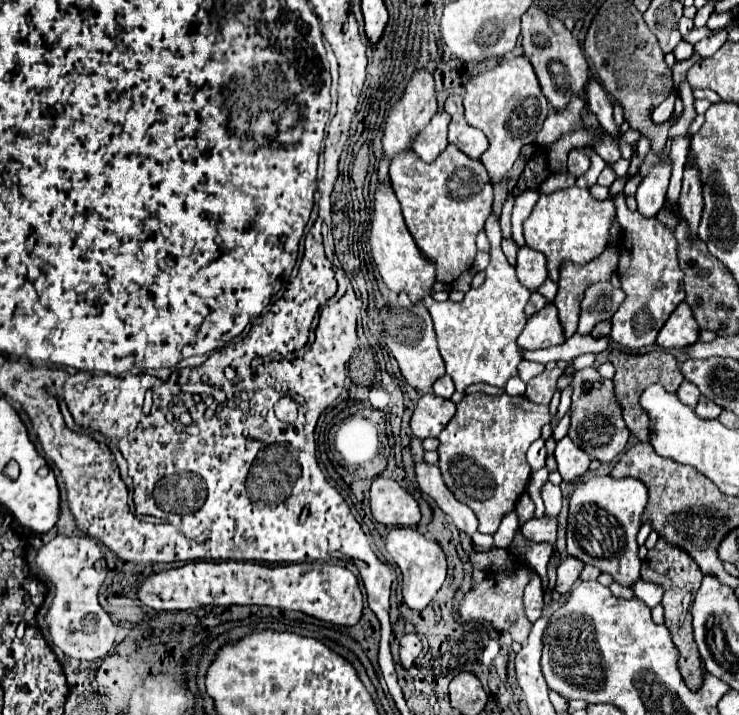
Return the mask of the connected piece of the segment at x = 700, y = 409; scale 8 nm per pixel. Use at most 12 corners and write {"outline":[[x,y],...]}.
{"outline":[[700,398],[696,410],[700,418],[718,418],[722,408],[708,398]]}

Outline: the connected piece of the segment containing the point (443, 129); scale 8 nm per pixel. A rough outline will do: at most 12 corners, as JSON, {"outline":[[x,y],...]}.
{"outline":[[438,112],[418,134],[414,152],[432,162],[448,146],[450,114]]}

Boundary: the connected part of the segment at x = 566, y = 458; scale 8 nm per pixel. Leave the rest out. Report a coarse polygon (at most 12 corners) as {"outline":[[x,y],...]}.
{"outline":[[568,436],[558,442],[554,456],[566,482],[580,478],[590,456]]}

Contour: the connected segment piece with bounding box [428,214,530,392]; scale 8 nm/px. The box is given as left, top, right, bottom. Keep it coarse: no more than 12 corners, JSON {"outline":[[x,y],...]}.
{"outline":[[490,214],[486,282],[430,302],[458,392],[504,386],[524,360],[516,338],[530,292]]}

